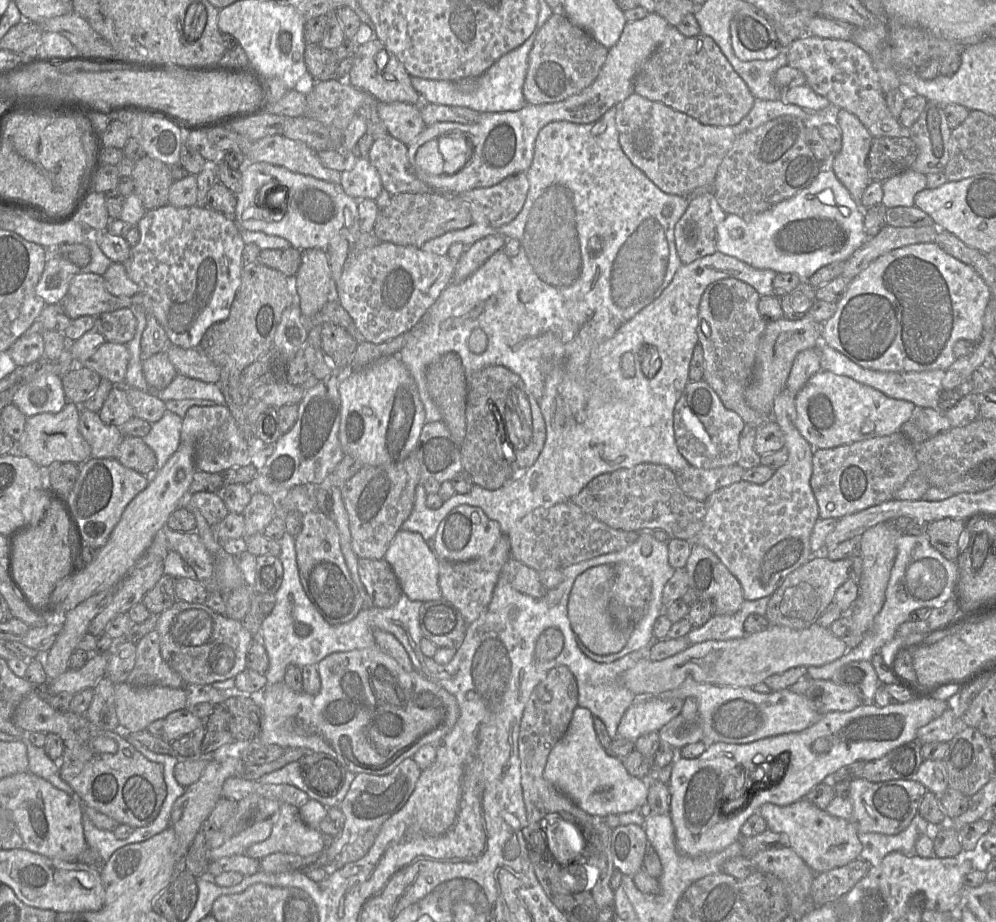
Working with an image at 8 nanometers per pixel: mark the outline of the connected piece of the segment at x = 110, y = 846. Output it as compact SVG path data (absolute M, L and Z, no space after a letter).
M84 812L82 813L82 824L89 849L99 856L99 862L103 864L116 850L127 845L127 840L116 838L113 831L97 828Z

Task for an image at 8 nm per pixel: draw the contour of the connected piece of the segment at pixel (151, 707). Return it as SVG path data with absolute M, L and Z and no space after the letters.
M120 683L114 687L114 700L119 724L129 732L146 730L152 722L165 719L170 713L186 708L184 688L163 686L134 687L126 683Z

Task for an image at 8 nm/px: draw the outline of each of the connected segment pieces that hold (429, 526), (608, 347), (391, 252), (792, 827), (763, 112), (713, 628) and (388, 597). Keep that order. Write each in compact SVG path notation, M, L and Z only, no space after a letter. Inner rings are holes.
M423 483L415 490L415 500L409 517L402 524L401 529L421 534L427 542L431 541L437 532L440 522L453 508L465 504L465 501L455 501L453 496L438 509L430 509L426 505L427 492Z
M716 251L715 253L711 255L704 256L700 259L697 259L693 261L690 264L682 264L679 269L676 271L675 275L673 276L670 284L662 291L660 296L656 298L652 303L650 303L648 306L643 308L641 311L639 311L633 318L628 320L626 323L624 323L607 341L600 344L591 354L590 361L587 364L586 367L564 367L563 365L556 364L552 366L546 373L545 377L545 384L544 384L544 392L543 396L539 400L539 405L541 409L541 414L544 418L545 427L546 427L546 440L544 447L535 461L535 463L528 468L524 473L521 473L521 490L515 490L514 493L521 493L520 498L516 497L516 495L513 495L512 497L506 497L507 492L511 489L517 487L517 484L514 480L508 481L506 484L504 484L502 487L496 490L488 490L481 486L474 485L470 492L465 493L467 494L475 494L475 497L487 497L487 498L497 498L502 497L504 495L503 499L506 499L507 501L500 501L495 503L489 503L491 506L496 508L497 512L500 512L501 515L501 521L495 519L496 517L491 517L491 520L494 520L499 523L500 528L502 530L503 535L508 534L511 528L515 524L509 524L507 523L507 519L515 519L519 514L520 516L524 516L525 512L532 512L533 510L537 509L536 507L541 505L543 501L540 501L542 499L542 495L552 495L551 500L548 500L548 497L544 497L543 499L547 499L547 502L549 501L559 501L559 500L553 500L556 499L556 496L558 495L564 495L569 494L569 492L572 491L578 491L578 493L581 492L581 490L595 477L605 474L614 472L618 469L622 468L631 468L638 464L643 463L652 463L652 464L660 464L663 466L668 467L674 472L678 472L680 470L686 469L689 465L687 460L680 454L678 451L676 441L675 441L675 433L674 433L674 408L676 405L677 400L680 398L683 390L685 389L687 383L689 382L689 368L690 368L690 360L692 357L693 349L698 344L698 338L696 333L696 328L698 324L698 311L699 311L699 305L700 300L703 292L709 286L710 284L721 280L725 278L735 278L737 280L740 280L742 282L745 282L752 286L757 293L760 296L774 296L774 289L773 289L773 280L776 276L776 272L771 269L756 269L752 266L748 265L747 263L738 260L737 258L733 256L729 256L726 254L723 254L721 252ZM555 411L555 414L557 417L561 417L561 421L559 421L560 427L565 427L565 433L561 436L566 436L564 442L560 442L559 449L555 450L554 453L551 451L552 446L554 445L554 441L556 438L556 432L555 432L555 423L553 421L553 412Z
M380 241L353 259L346 259L342 274L334 284L334 297L353 319L361 339L381 344L410 331L425 315L444 288L451 282L458 260L438 255L421 247Z
M805 798L787 806L765 803L759 808L759 814L766 820L769 830L787 835L788 846L816 874L844 866L860 857L863 845L855 823L832 816Z
M755 99L751 110L739 123L733 125L733 130L736 135L739 135L748 130L757 128L770 120L785 115L795 116L803 120L806 125L817 124L814 123L814 117L800 106L785 104L780 100Z
M770 596L758 600L745 600L741 608L732 615L714 615L703 626L693 628L685 637L690 644L708 640L732 640L746 635L744 622L751 614L766 614Z
M360 558L358 572L374 606L386 609L399 601L402 595L401 586L384 558L380 560Z

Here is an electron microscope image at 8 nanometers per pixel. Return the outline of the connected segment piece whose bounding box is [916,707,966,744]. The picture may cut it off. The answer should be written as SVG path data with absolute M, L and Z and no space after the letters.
M949 707L943 714L919 728L916 741L920 744L932 742L947 742L958 734L966 725L962 718L957 717Z

